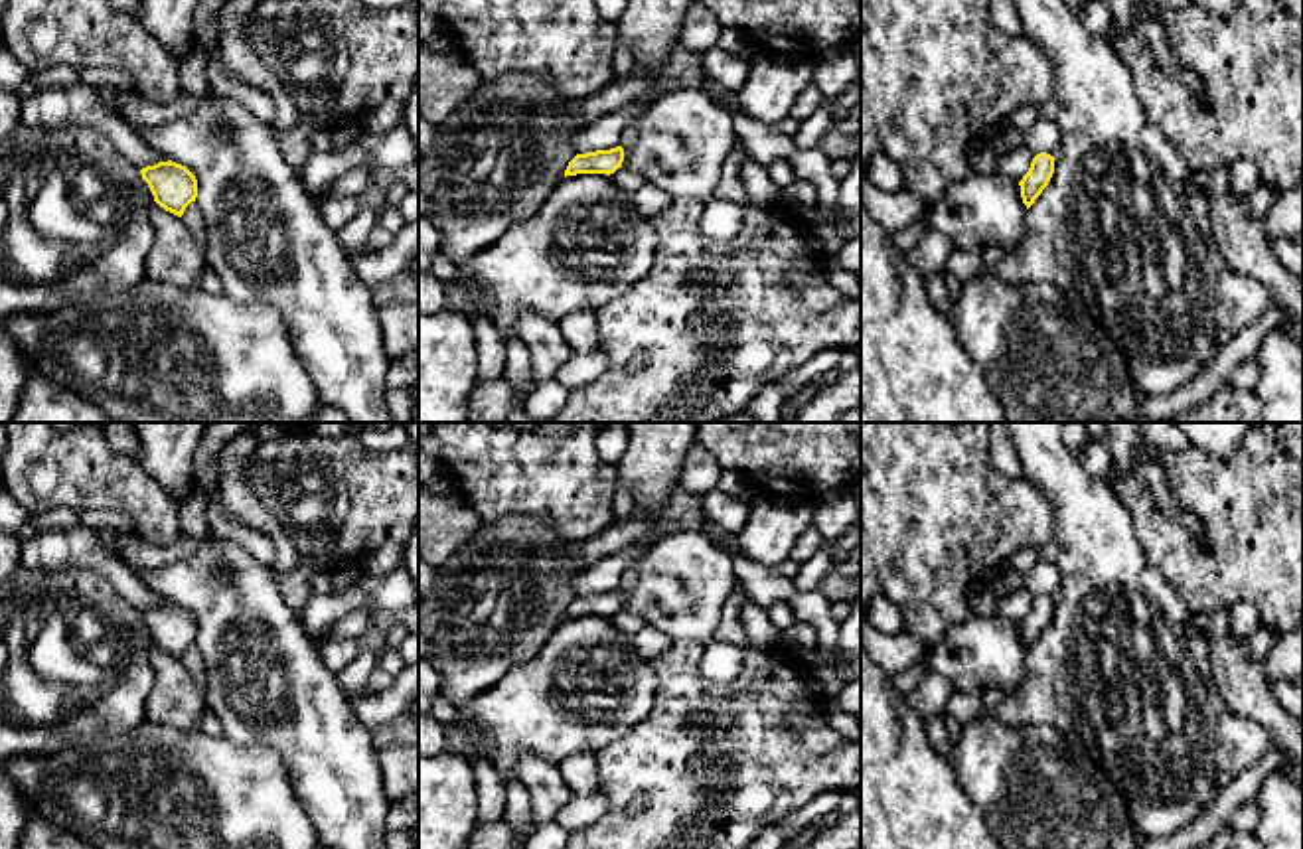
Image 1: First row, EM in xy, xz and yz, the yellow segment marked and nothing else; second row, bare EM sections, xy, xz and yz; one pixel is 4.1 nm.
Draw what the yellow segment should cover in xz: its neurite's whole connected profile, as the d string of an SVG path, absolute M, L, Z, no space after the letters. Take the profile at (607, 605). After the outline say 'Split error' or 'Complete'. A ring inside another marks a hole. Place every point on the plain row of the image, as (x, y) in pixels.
M650 541L636 543L616 557L606 557L590 569L573 573L576 598L569 604L565 620L576 616L610 618L622 610L624 590L620 588L620 579L628 567L638 565L652 545Z. Split error

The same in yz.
M1025 586L1001 596L997 616L1021 628L1021 640L1027 652L1042 636L1054 616L1054 598L1033 596Z. Split error

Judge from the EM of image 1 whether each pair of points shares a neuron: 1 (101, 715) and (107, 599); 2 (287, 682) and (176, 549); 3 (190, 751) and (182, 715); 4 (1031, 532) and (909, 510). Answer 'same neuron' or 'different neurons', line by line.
1: same neuron
2: different neurons
3: different neurons
4: same neuron

